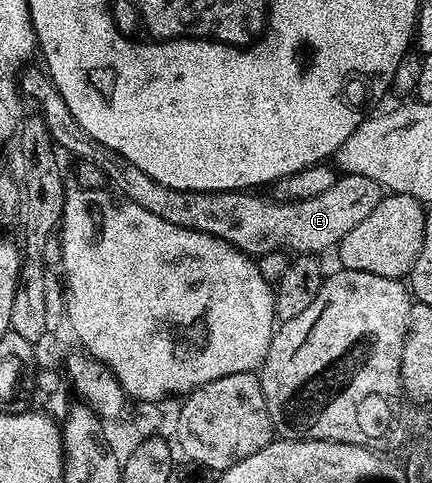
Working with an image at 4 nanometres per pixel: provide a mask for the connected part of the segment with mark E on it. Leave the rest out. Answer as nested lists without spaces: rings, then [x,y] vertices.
[[[25,68],[18,78],[18,84],[21,94],[29,102],[36,101],[40,108],[37,109],[38,116],[46,123],[57,146],[63,152],[65,149],[66,152],[73,153],[76,161],[102,167],[102,171],[106,171],[108,176],[109,186],[123,200],[138,203],[138,207],[146,207],[146,211],[166,219],[166,223],[174,223],[174,227],[186,227],[220,237],[253,259],[284,250],[296,255],[320,255],[323,254],[323,249],[335,250],[340,240],[357,223],[362,223],[362,219],[366,219],[366,215],[370,215],[374,207],[378,207],[382,196],[381,187],[374,183],[374,179],[366,179],[366,175],[353,173],[337,176],[330,191],[322,191],[322,195],[314,195],[314,199],[301,201],[277,201],[268,195],[255,197],[257,194],[252,191],[183,193],[150,179],[150,175],[146,175],[146,171],[142,171],[142,167],[138,167],[133,158],[123,157],[118,151],[98,143],[98,139],[89,135],[82,123],[78,123],[74,115],[70,115],[66,99],[62,99],[52,78],[43,68]]]

